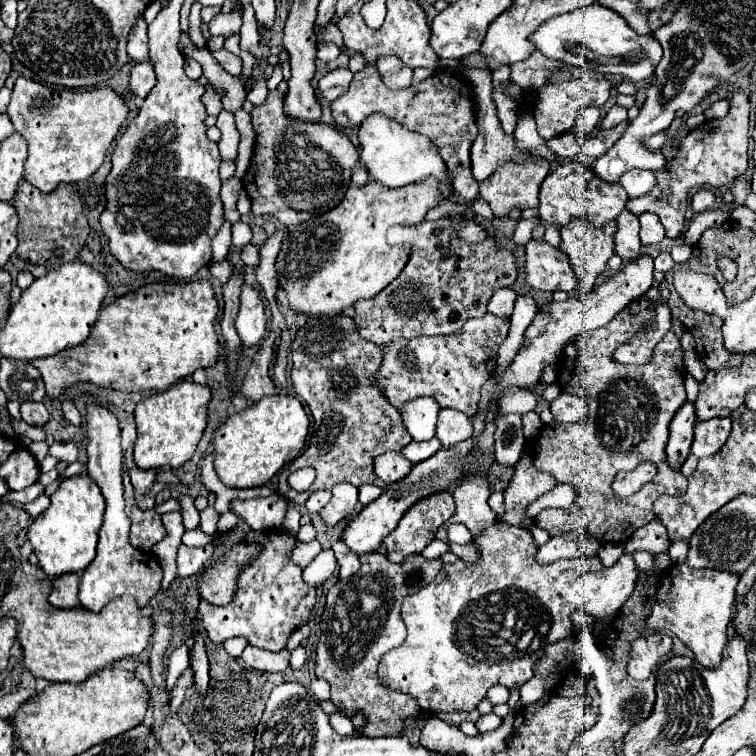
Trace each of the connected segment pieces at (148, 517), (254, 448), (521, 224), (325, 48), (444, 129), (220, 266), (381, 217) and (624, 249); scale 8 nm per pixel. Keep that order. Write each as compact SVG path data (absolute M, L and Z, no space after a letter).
M124 471L124 499L126 499L126 515L132 519L130 543L139 550L150 551L153 545L166 537L166 529L154 508L150 511L138 509L126 471Z
M270 395L228 417L214 431L214 469L226 487L260 487L294 461L308 437L308 415L292 395Z
M539 216L518 221L518 227L516 227L514 235L512 235L514 245L516 245L516 247L524 247L524 245L530 241L532 231L534 231L534 228L537 226L537 224L542 224L546 227L548 226L548 224L546 224Z
M322 43L316 49L316 57L322 61L334 61L340 55L340 49L334 43Z
M376 63L366 65L362 71L354 73L348 93L338 97L332 105L332 115L336 125L344 131L348 123L362 123L372 113L382 113L402 123L408 131L418 131L426 135L438 149L452 173L452 185L464 203L470 203L478 197L478 181L470 171L470 145L476 137L476 119L474 119L474 99L472 91L464 81L450 71L436 71L432 77L412 83L408 89L394 91L384 87Z
M226 261L222 263L216 263L216 265L210 265L210 273L220 281L220 283L226 283L230 279L230 265Z
M426 179L422 183L414 183L400 189L386 189L376 181L366 183L364 187L350 187L342 203L298 227L288 231L288 237L282 243L282 249L276 259L278 287L286 291L290 301L290 309L296 313L304 313L308 317L334 317L342 315L346 307L352 307L358 299L370 299L380 293L388 283L392 283L398 273L404 269L408 261L406 245L388 245L386 229L390 225L416 225L424 219L426 211L438 205L438 183L434 179Z
M622 211L618 217L618 231L616 231L616 253L624 259L624 261L634 261L640 257L640 249L642 249L642 243L640 243L640 223L638 223L638 217L632 215L630 211Z

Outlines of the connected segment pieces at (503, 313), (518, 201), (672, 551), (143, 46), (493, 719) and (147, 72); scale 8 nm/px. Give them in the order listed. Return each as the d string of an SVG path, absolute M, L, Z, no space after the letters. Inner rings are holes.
M508 287L498 289L488 303L488 311L498 317L510 317L512 309L514 309L514 301L516 301L516 293L512 289L508 289Z
M532 155L526 163L514 163L514 161L504 163L500 167L500 171L496 171L490 179L480 183L480 197L490 205L494 217L498 217L498 219L508 217L508 213L514 209L538 207L538 191L540 191L540 185L544 181L544 177L548 175L548 171L550 171L548 159L536 157L536 155Z
M684 539L672 541L668 554L673 564L683 564L686 562L686 556L689 549L689 542Z
M140 19L134 25L134 29L130 31L130 37L128 37L128 57L132 61L148 61L146 29L148 29L148 25L144 23L144 19Z
M490 713L490 715L482 715L482 717L476 721L476 727L478 727L480 733L486 733L486 731L496 729L500 723L502 723L502 719L496 717L494 713Z
M138 63L132 67L130 71L130 91L138 97L144 99L150 89L156 83L156 75L154 75L154 67L152 63Z

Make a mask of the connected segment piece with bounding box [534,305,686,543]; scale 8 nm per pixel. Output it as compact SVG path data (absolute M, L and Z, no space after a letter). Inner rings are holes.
M654 305L636 315L626 309L604 327L586 331L574 339L578 353L576 361L572 367L568 367L568 363L562 367L566 371L560 371L558 383L562 391L584 397L590 407L590 415L586 421L576 425L544 425L536 439L534 451L534 467L550 473L558 483L572 485L576 493L570 509L550 507L536 515L534 523L546 529L550 537L576 529L596 537L602 543L626 543L636 529L654 519L652 503L660 495L686 491L686 477L668 467L664 453L668 441L668 423L678 407L686 401L680 343L676 341L674 333L668 331L666 337L656 345L650 363L624 365L612 359L617 347L634 339L638 331L654 325L654 315ZM646 459L658 465L658 487L652 489L652 497L618 497L610 487L614 475L622 469L634 469Z

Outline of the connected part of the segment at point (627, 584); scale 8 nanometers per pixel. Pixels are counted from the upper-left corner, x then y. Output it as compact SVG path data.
M624 553L614 567L602 569L598 573L584 573L580 575L564 593L564 599L570 601L576 609L586 611L588 615L592 615L596 621L612 621L616 617L616 613L620 611L620 607L626 603L626 599L632 595L634 585L638 579L638 569L634 565L634 559L630 553Z

